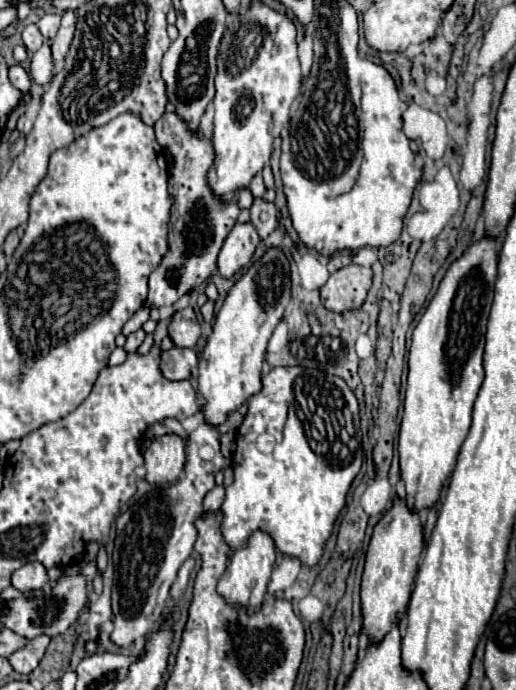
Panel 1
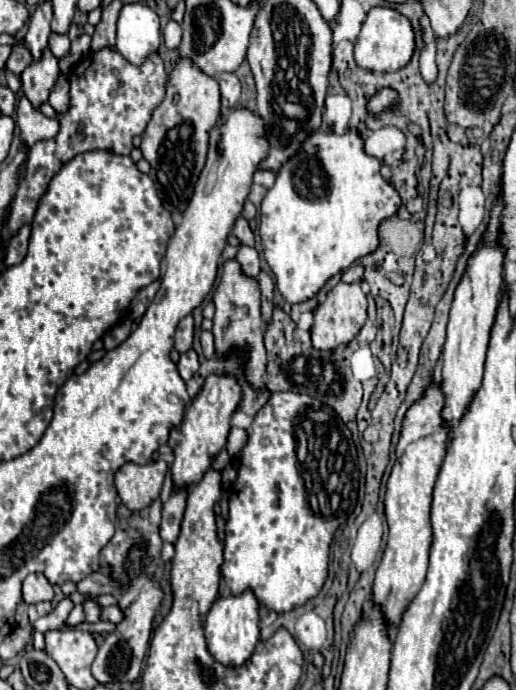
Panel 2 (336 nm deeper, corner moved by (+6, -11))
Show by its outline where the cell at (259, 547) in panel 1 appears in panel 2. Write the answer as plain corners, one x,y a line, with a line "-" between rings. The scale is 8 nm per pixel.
244,591
242,595
230,595
226,599
218,599
204,623
204,635
206,635
206,645
210,655
226,665
226,667
240,667
250,659
254,653
254,647
260,639
260,627
258,627
258,599
254,597
252,591

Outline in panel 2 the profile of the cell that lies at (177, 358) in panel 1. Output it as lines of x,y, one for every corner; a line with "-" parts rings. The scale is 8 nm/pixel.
194,349
186,351
180,355
180,361
178,361
178,373
184,381
188,381
194,373
198,371
198,355

